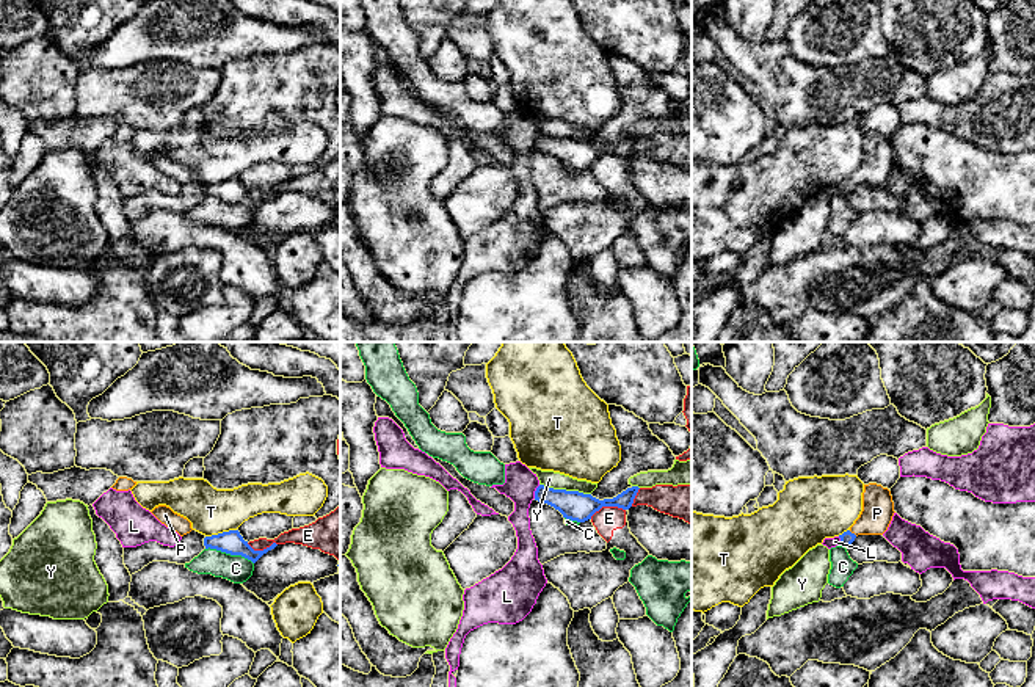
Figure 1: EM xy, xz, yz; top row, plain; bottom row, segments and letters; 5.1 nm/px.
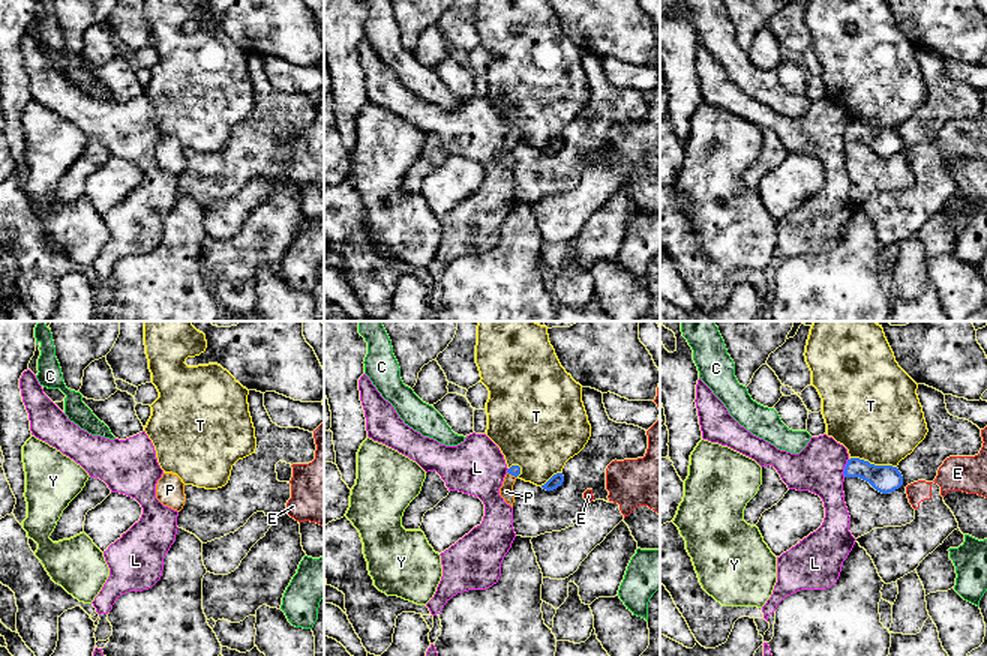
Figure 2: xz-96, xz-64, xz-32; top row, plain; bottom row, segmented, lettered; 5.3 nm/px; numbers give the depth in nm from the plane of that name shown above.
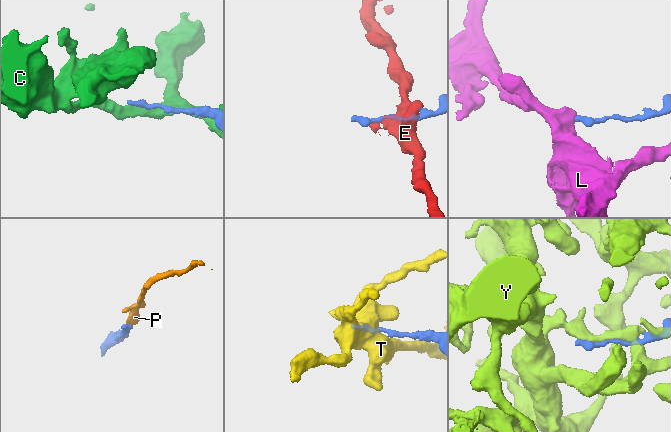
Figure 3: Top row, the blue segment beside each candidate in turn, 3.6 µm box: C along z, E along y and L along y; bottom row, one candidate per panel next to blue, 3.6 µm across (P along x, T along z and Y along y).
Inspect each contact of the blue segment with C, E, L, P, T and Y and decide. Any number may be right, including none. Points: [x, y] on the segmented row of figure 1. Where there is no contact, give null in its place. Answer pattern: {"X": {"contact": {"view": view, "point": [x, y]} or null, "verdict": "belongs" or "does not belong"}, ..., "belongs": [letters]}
{"C": {"contact": {"view": "xy", "point": [229, 552]}, "verdict": "does not belong"}, "E": {"contact": {"view": "xz", "point": [607, 505]}, "verdict": "does not belong"}, "L": {"contact": {"view": "xz", "point": [535, 491]}, "verdict": "does not belong"}, "P": {"contact": {"view": "yz", "point": [853, 534]}, "verdict": "belongs"}, "T": {"contact": {"view": "xy", "point": [220, 534]}, "verdict": "does not belong"}, "Y": {"contact": {"view": "xz", "point": [565, 490]}, "verdict": "does not belong"}, "belongs": ["P"]}

